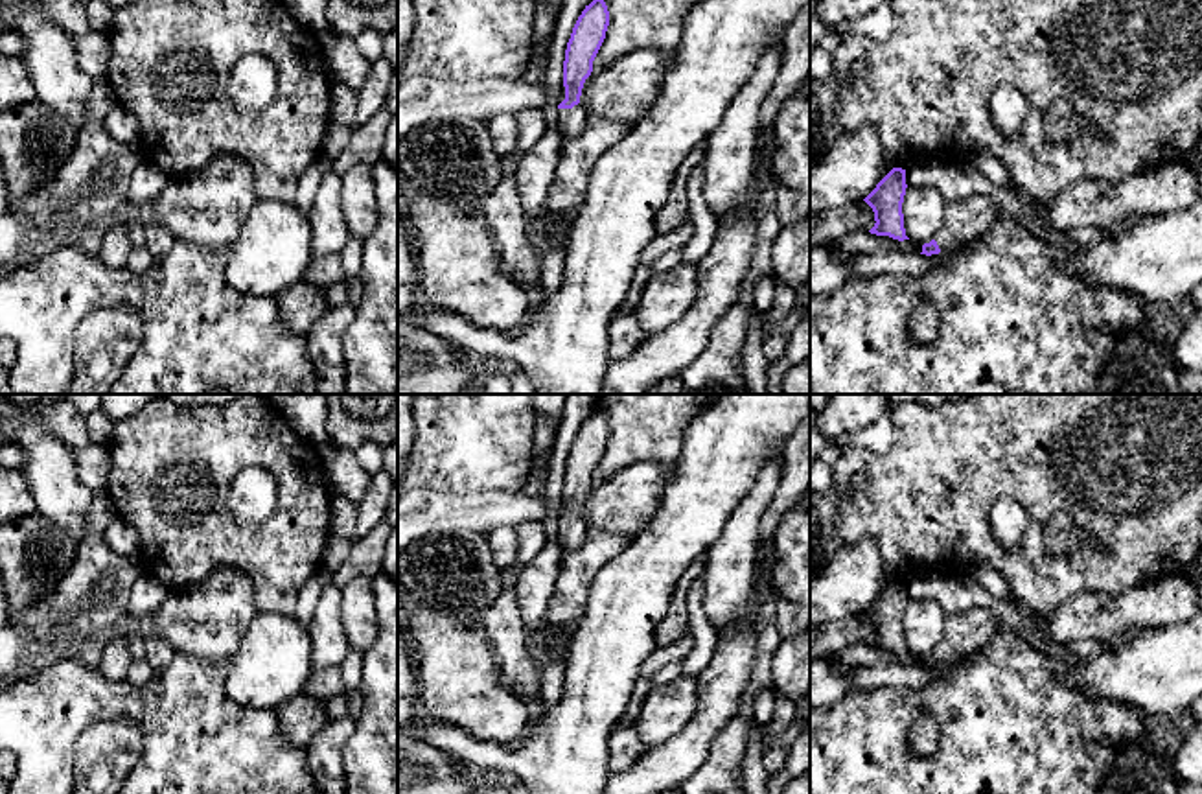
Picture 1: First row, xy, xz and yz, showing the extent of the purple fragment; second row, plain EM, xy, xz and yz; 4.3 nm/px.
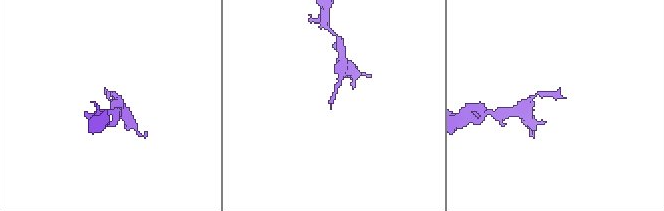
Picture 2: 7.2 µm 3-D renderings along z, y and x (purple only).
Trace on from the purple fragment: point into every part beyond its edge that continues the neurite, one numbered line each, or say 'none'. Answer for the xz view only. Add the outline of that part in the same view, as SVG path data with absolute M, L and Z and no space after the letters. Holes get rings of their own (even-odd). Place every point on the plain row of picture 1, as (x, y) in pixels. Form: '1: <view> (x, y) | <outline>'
1: xz (571, 535) | M578 516L572 521L558 521L558 542L561 553L576 551L585 542L587 527Z

